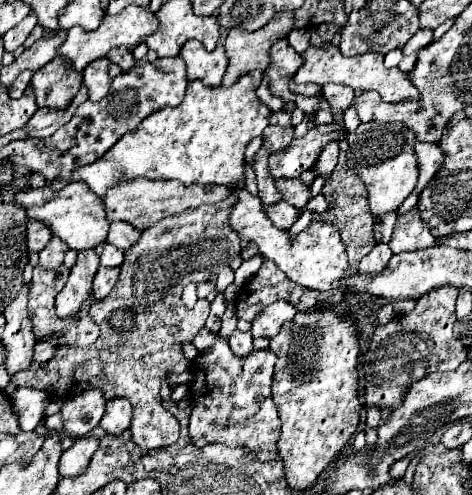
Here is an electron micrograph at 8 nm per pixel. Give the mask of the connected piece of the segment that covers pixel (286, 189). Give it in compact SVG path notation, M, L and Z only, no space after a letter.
M288 179L288 181L276 181L276 187L282 191L284 201L290 205L296 205L298 209L304 209L308 201L312 199L310 187L304 185L300 179Z

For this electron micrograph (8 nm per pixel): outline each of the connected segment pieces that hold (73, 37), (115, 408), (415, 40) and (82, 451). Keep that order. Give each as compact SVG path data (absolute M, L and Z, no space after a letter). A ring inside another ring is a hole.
M128 5L128 7L126 7L122 13L118 13L118 15L106 15L104 21L100 23L100 27L94 29L94 31L86 31L86 29L82 29L82 27L72 27L72 29L68 31L66 43L62 45L62 49L60 49L58 53L64 55L64 57L68 57L68 59L72 61L72 67L74 67L76 71L82 71L88 63L92 63L92 61L96 61L96 59L100 59L100 57L106 57L108 51L114 49L114 47L126 45L126 47L132 51L134 47L138 47L138 45L142 43L144 37L156 33L158 25L160 25L160 21L158 21L156 13L152 13L148 7Z
M116 397L106 403L106 413L100 421L100 427L110 435L120 435L130 427L130 419L132 419L130 401L124 397Z
M420 29L406 45L404 45L404 55L412 55L412 53L416 53L418 49L422 49L422 47L426 47L426 45L430 45L434 41L434 31L432 29Z
M96 437L76 439L74 445L68 451L62 453L62 459L60 459L60 465L58 465L60 477L78 477L78 475L82 475L86 471L88 463L90 463L90 457L98 449L98 443L100 443L100 439L96 439Z

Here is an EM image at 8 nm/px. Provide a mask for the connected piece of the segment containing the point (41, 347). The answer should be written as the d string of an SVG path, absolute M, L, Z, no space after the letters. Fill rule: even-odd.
M40 341L40 343L34 347L34 361L46 363L46 361L50 361L50 359L54 357L54 353L56 353L56 345L52 345L52 343L48 343L48 341Z

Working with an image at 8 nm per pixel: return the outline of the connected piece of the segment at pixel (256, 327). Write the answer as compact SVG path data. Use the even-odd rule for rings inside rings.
M276 301L272 305L268 305L266 309L262 309L254 321L252 321L252 335L254 337L274 337L282 323L292 319L296 315L294 305L288 305L288 301Z

